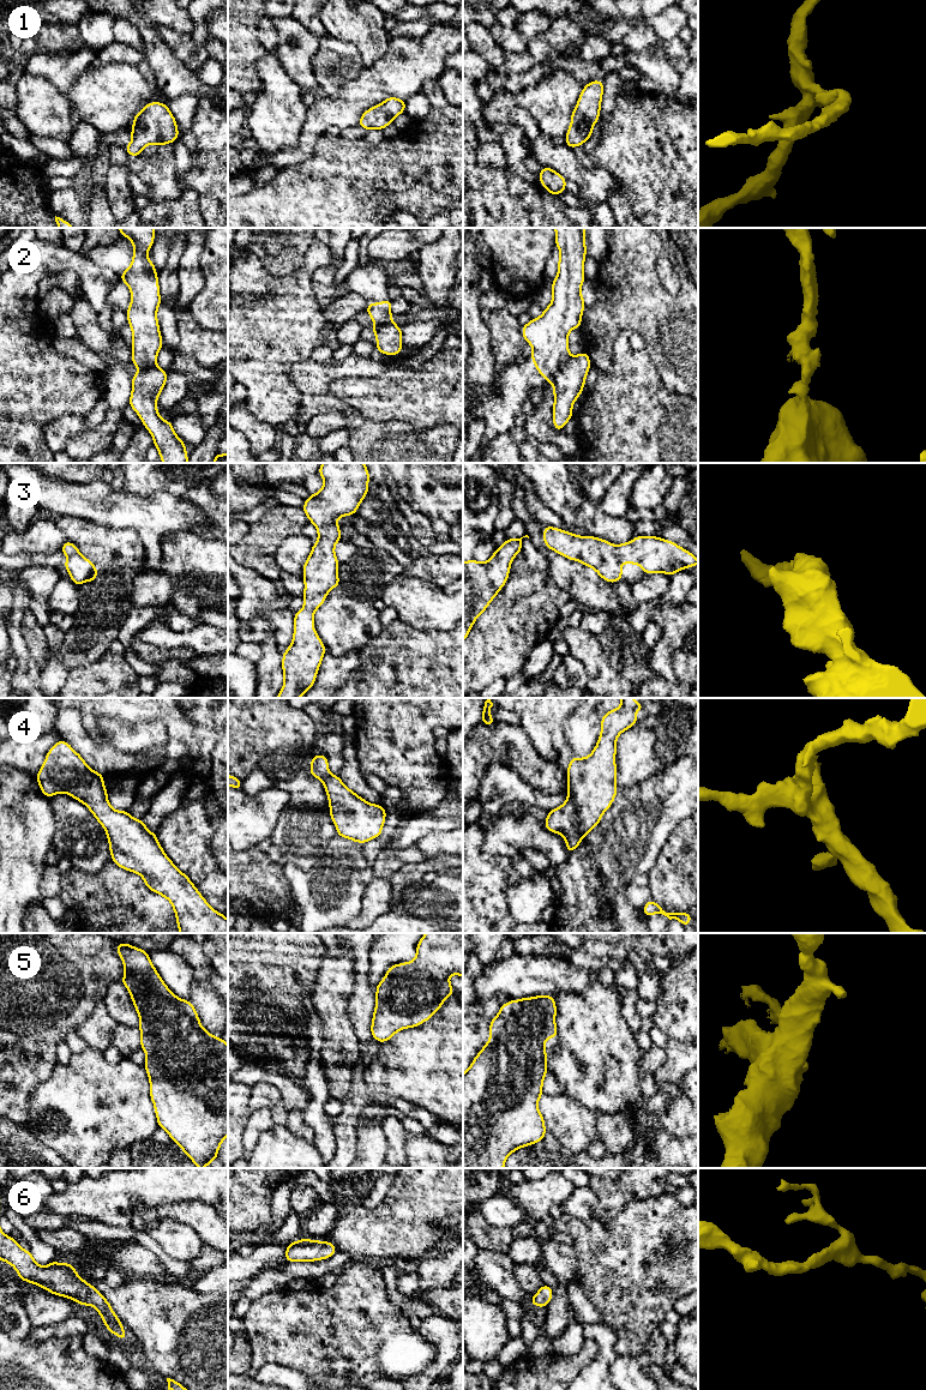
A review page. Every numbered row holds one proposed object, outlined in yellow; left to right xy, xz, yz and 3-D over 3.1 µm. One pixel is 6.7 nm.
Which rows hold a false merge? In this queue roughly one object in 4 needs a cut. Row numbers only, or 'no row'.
2

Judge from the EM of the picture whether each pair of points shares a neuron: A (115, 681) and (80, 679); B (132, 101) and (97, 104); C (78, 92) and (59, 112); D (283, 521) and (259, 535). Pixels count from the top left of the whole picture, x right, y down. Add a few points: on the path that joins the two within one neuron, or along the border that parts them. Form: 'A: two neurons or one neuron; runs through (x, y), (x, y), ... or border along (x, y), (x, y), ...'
A: one neuron; runs through (107, 685), (89, 685)
B: one neuron; runs through (124, 101), (106, 101)
C: two neurons; border along (65, 95), (71, 104)
D: one neuron; runs through (277, 524), (265, 535)

